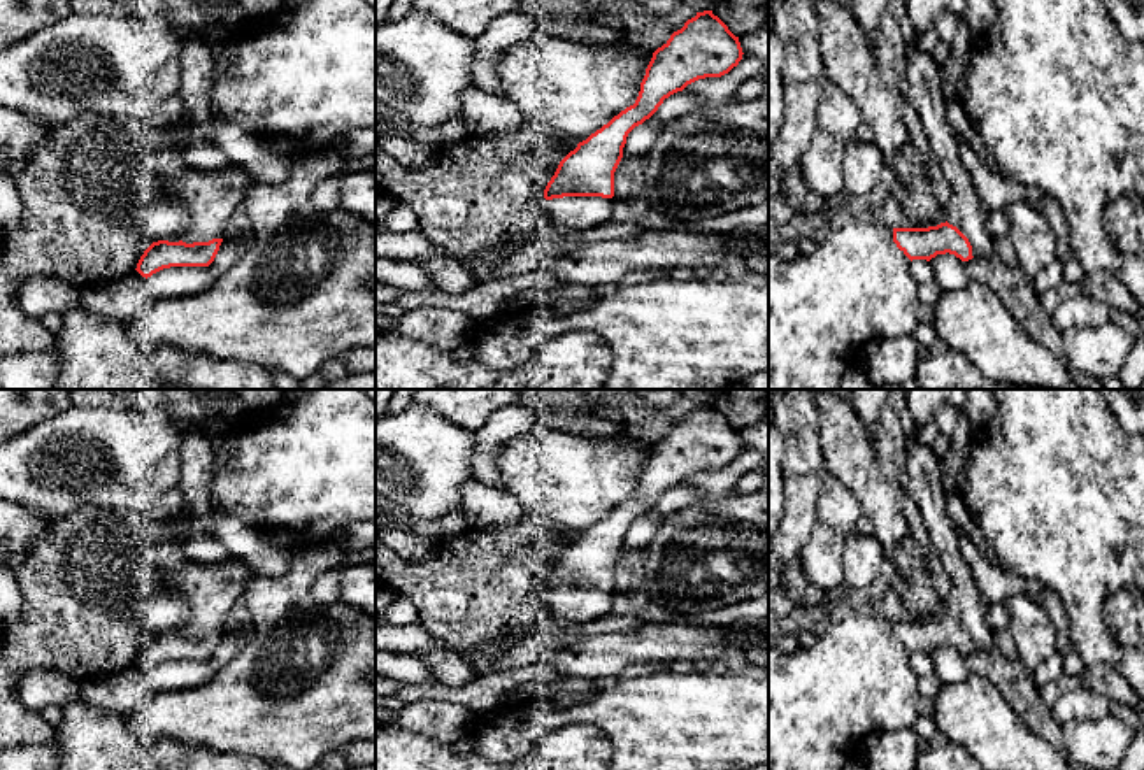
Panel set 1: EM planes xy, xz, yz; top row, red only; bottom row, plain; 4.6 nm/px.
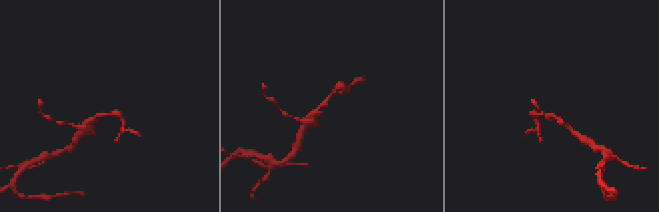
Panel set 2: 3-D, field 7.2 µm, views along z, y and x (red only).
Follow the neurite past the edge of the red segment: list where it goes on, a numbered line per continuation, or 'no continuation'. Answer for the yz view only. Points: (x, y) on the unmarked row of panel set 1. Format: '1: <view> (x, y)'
1: yz (965, 604)

